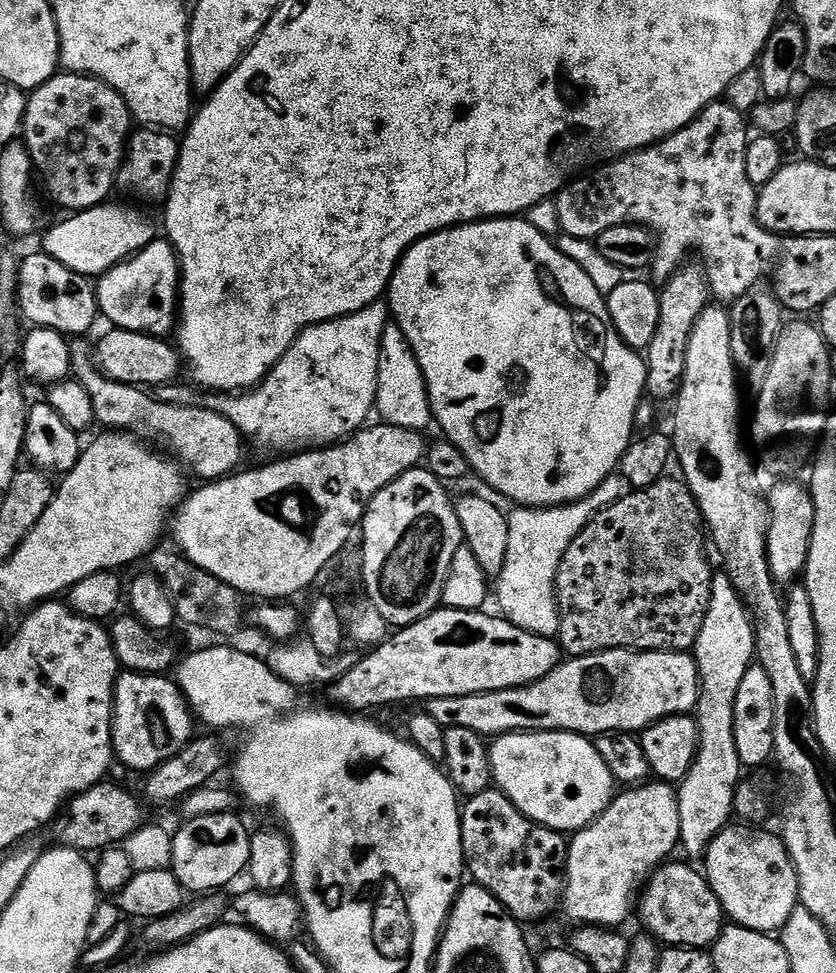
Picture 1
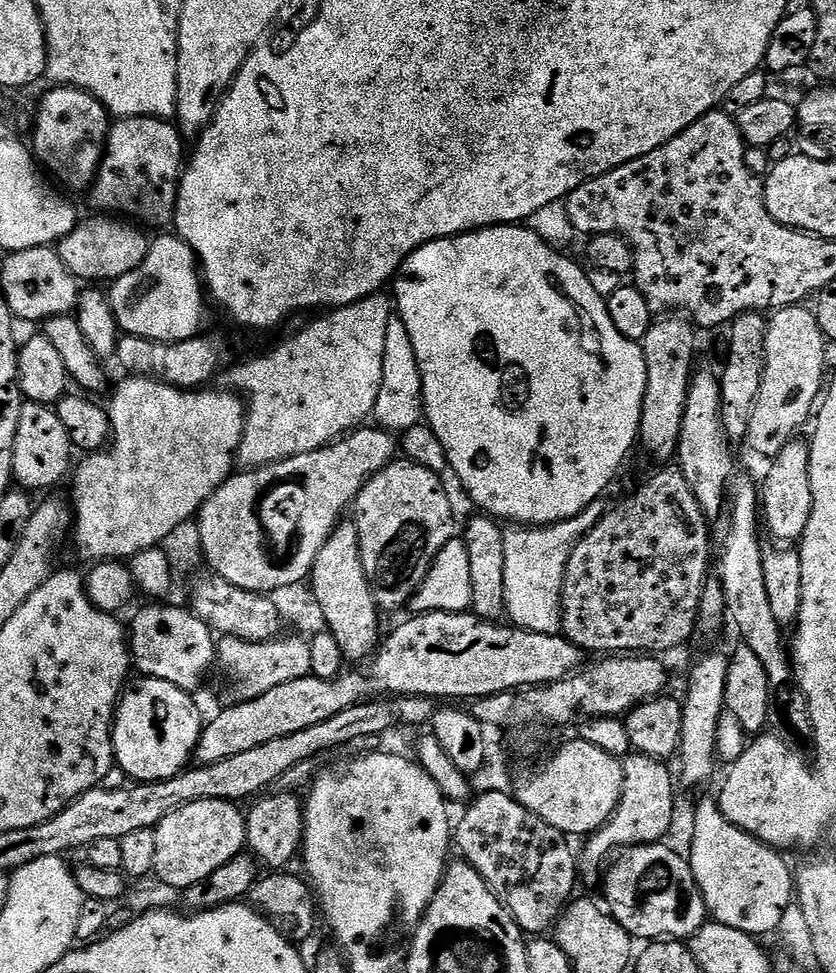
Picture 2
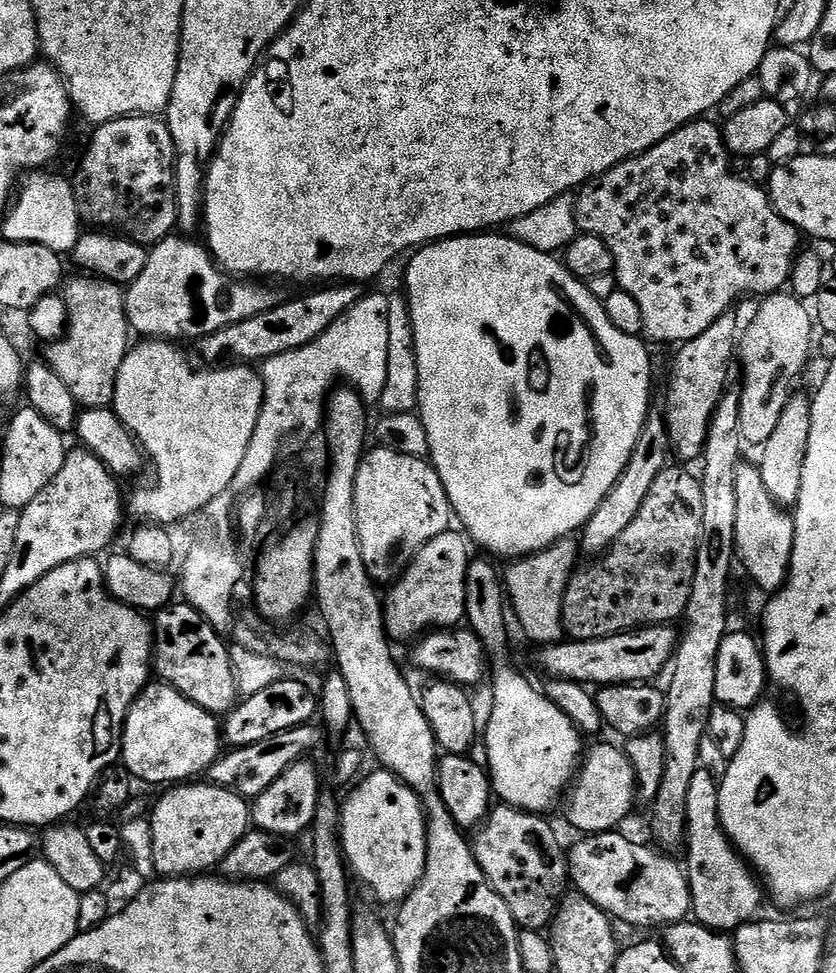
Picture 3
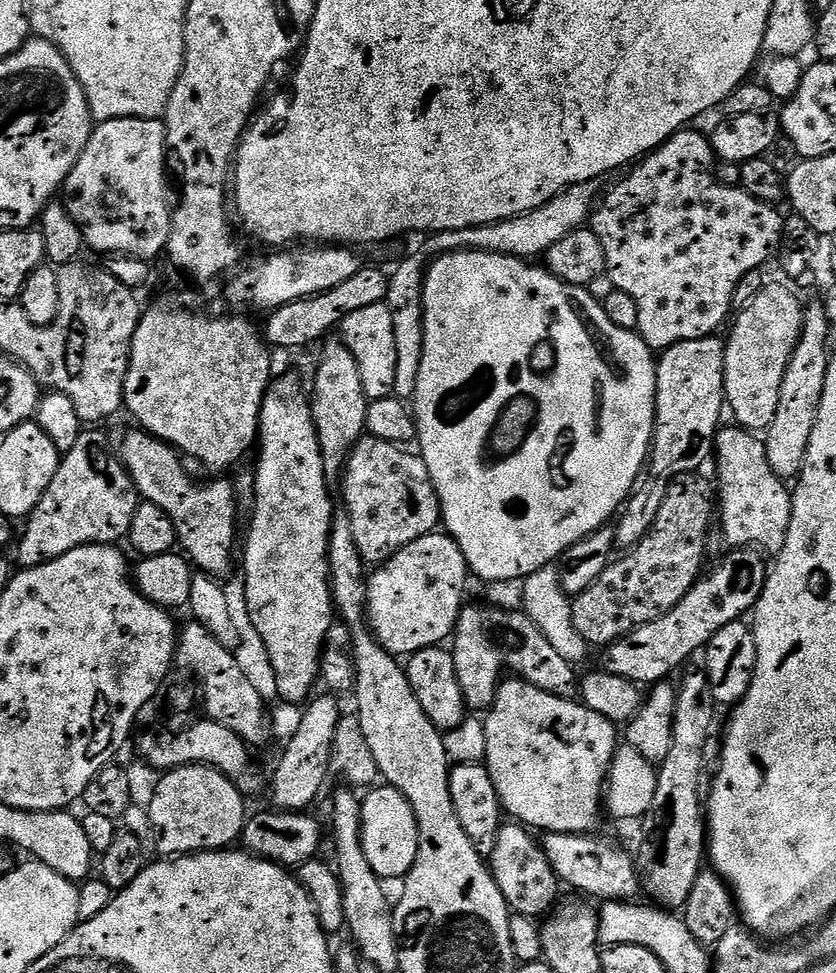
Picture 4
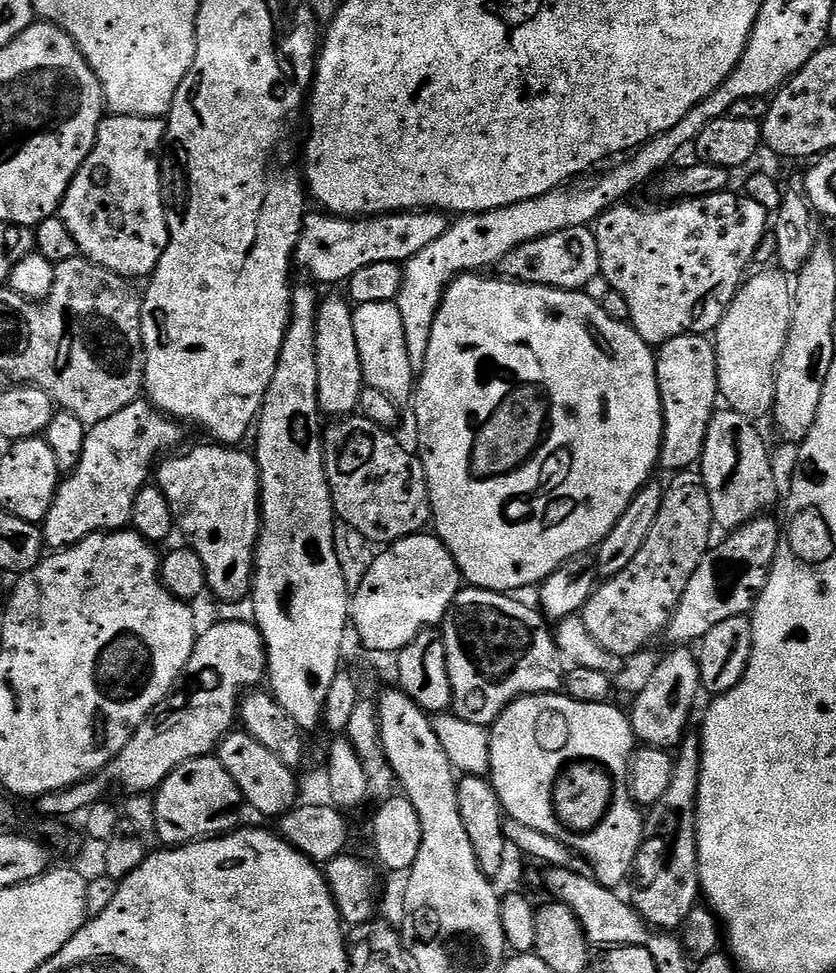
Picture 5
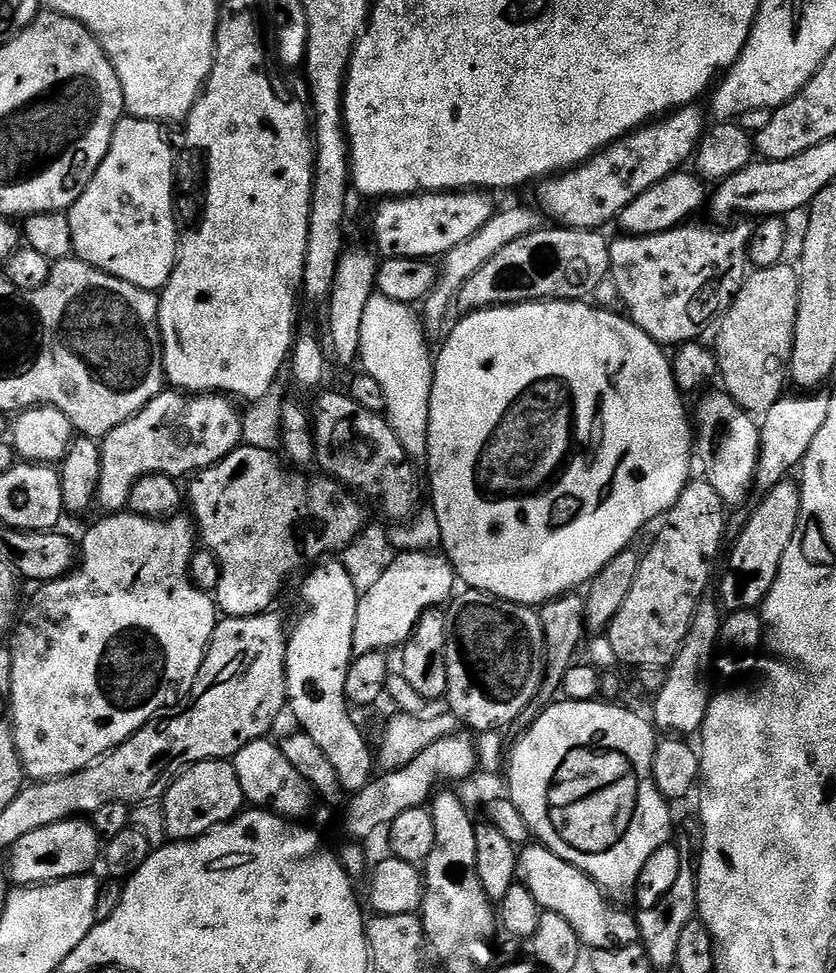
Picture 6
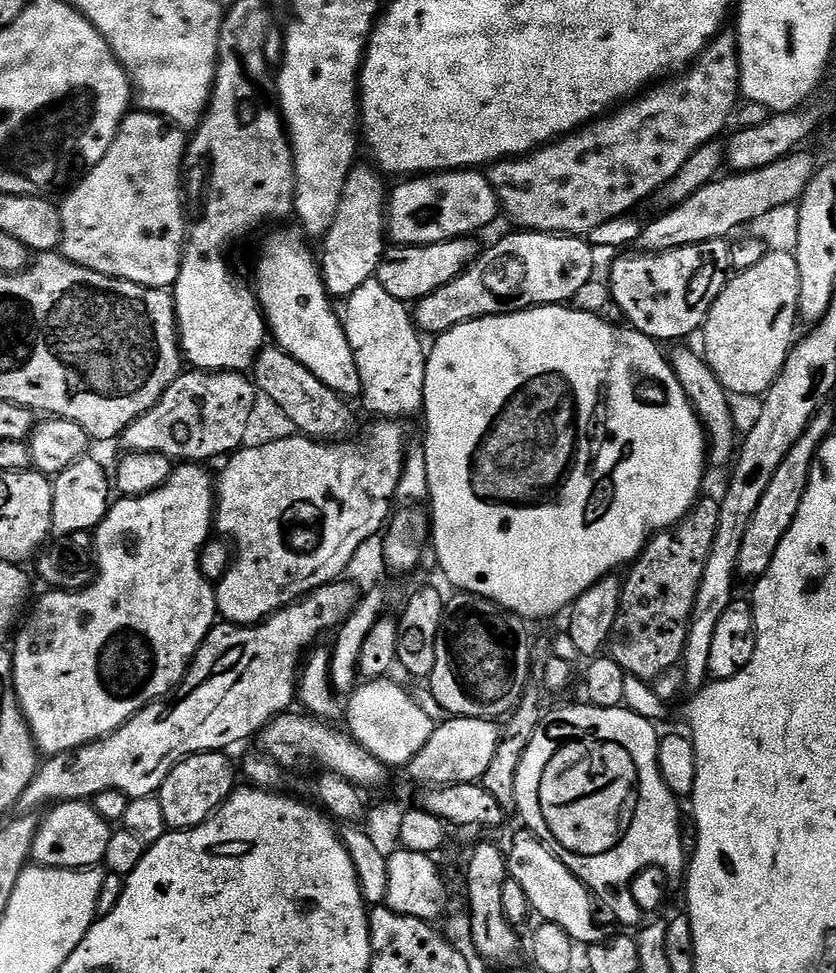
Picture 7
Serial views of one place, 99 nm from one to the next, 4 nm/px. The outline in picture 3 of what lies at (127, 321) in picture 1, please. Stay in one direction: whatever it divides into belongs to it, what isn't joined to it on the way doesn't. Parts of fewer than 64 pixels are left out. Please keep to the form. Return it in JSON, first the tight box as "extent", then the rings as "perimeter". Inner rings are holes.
{"extent":[124,234,282,342],"perimeter":[[[173,234],[149,251],[146,270],[142,270],[136,281],[127,285],[124,305],[128,315],[128,326],[133,333],[141,332],[141,337],[169,342],[184,342],[180,340],[196,342],[202,336],[214,334],[226,326],[234,326],[234,322],[246,322],[246,318],[254,318],[254,314],[274,310],[282,303],[282,296],[272,288],[275,287],[264,282],[233,278],[212,259],[211,252],[203,243],[195,244],[192,238]]]}

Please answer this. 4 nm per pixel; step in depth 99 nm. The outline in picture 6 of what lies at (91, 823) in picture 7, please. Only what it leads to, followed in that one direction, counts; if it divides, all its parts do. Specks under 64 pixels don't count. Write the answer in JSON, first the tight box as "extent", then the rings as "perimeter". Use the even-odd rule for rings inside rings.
{"extent":[8,818,102,886],"perimeter":[[[84,818],[59,820],[48,826],[30,830],[14,842],[8,857],[11,883],[16,886],[50,884],[53,880],[65,880],[71,876],[83,876],[102,852],[102,837],[96,828]]]}

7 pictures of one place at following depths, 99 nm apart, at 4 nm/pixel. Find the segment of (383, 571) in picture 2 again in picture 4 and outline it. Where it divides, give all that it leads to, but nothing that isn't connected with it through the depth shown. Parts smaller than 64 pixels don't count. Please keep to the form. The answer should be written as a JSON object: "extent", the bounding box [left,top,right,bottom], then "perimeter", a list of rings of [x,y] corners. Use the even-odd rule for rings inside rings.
{"extent":[343,434,440,566],"perimeter":[[[365,434],[354,446],[344,470],[343,507],[348,513],[354,542],[365,565],[379,566],[399,548],[437,531],[440,503],[423,459],[399,444],[382,442]]]}

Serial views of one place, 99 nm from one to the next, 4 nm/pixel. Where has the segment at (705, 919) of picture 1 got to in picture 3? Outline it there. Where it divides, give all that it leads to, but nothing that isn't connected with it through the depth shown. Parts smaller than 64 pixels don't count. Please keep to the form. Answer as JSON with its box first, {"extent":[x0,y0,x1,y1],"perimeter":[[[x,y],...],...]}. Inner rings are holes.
{"extent":[568,830,692,930],"perimeter":[[[613,830],[610,832],[593,832],[580,838],[573,848],[570,848],[568,852],[568,874],[571,883],[574,885],[575,891],[584,895],[594,904],[598,906],[605,913],[605,915],[611,917],[613,921],[619,922],[621,920],[624,924],[629,924],[632,928],[657,928],[657,930],[663,929],[670,924],[676,924],[679,920],[687,920],[692,916],[692,895],[690,894],[690,886],[688,885],[687,871],[676,860],[670,860],[663,851],[657,850],[655,847],[647,848],[644,844],[635,844],[628,836],[623,836],[623,831]]]}

